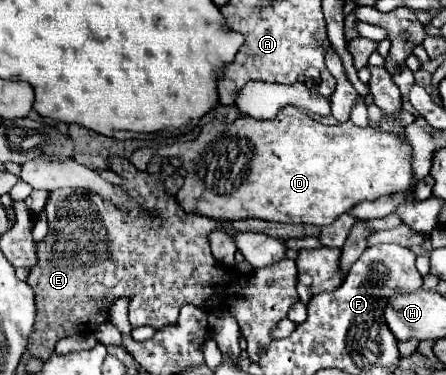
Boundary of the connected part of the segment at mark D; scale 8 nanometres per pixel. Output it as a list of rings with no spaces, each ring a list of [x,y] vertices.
[[[286,106],[282,108],[282,112],[274,118],[274,120],[256,120],[250,116],[240,116],[234,122],[222,122],[222,120],[210,120],[200,134],[194,140],[188,142],[174,142],[174,144],[164,144],[156,148],[156,154],[162,158],[178,158],[182,162],[182,168],[186,172],[184,176],[184,186],[178,190],[176,200],[178,204],[184,208],[184,212],[190,214],[198,214],[198,216],[208,216],[214,220],[238,220],[238,218],[262,218],[262,220],[272,220],[272,222],[286,222],[286,224],[314,224],[314,226],[326,226],[332,224],[340,214],[348,212],[354,204],[362,202],[362,200],[378,200],[380,196],[386,194],[404,194],[408,196],[412,190],[412,180],[414,180],[414,172],[412,172],[412,146],[408,140],[402,138],[402,134],[394,134],[394,132],[386,132],[380,126],[356,126],[352,120],[348,122],[340,122],[336,126],[326,126],[320,124],[316,120],[312,120],[310,116],[306,116],[300,108],[294,106]]]

